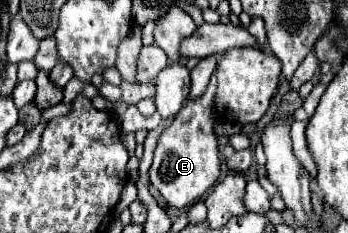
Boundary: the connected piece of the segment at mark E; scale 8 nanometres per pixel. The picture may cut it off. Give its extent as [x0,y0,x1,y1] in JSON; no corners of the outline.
[149,75,221,209]

